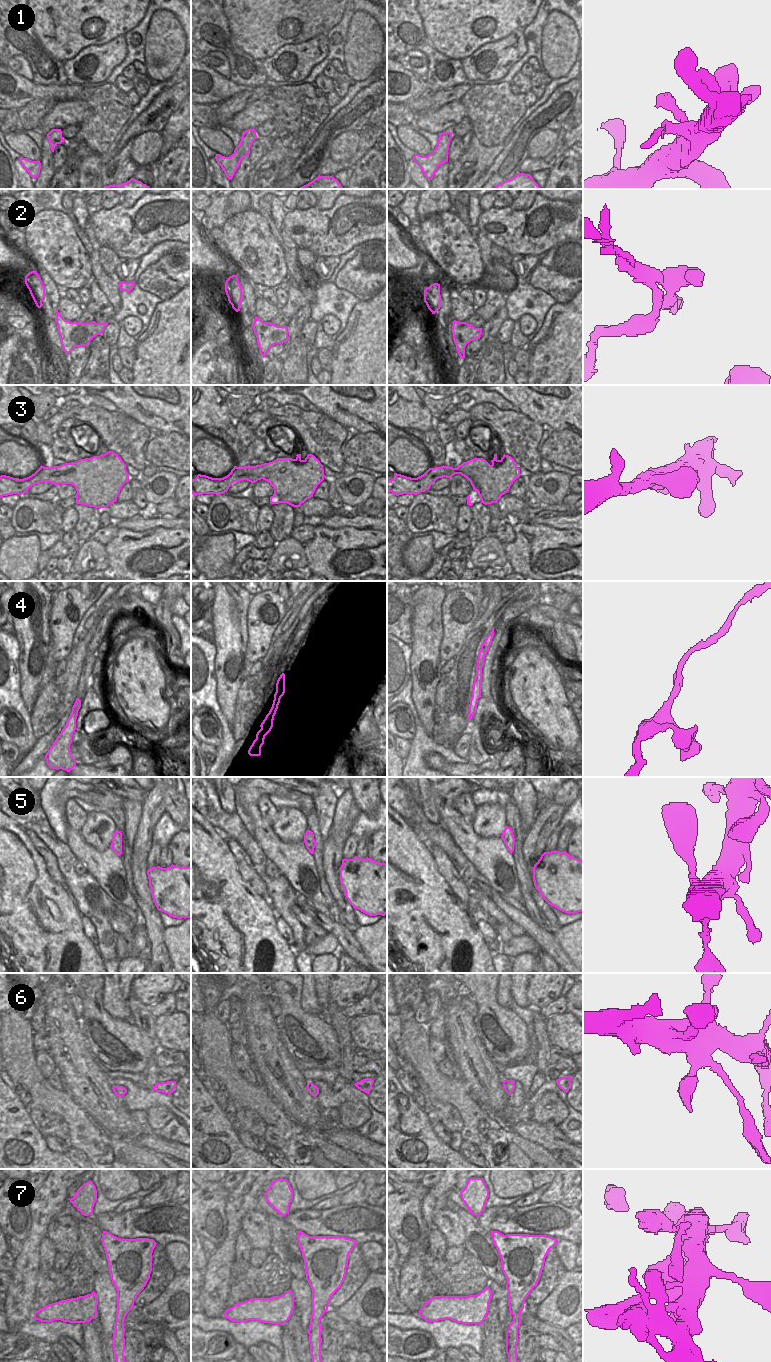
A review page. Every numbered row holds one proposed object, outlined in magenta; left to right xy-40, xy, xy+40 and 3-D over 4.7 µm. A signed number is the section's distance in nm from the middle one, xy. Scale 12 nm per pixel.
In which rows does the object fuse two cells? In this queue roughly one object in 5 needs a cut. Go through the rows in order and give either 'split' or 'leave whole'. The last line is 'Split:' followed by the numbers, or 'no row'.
1: leave whole
2: split
3: leave whole
4: leave whole
5: leave whole
6: leave whole
7: split
Split: 2, 7

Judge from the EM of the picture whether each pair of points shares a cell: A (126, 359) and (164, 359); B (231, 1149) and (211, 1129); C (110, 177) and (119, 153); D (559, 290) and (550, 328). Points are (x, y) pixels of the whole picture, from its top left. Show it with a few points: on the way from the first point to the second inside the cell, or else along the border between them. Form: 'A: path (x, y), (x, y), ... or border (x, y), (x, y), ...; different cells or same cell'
A: border (133, 348), (133, 366), (130, 369); different cells
B: path (227, 1144), (216, 1133); same cell
C: path (110, 171), (111, 165), (117, 159); same cell
D: border (572, 298), (568, 302), (557, 303); different cells

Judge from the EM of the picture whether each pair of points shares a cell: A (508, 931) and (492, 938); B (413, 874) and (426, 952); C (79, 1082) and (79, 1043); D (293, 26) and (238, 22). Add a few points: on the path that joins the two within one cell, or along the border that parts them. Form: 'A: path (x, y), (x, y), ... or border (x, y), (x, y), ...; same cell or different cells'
A: border (493, 927), (501, 943); different cells
B: path (413, 893), (416, 896), (416, 933); same cell
C: path (79, 1072), (79, 1053); same cell
D: path (279, 22), (252, 22); same cell

